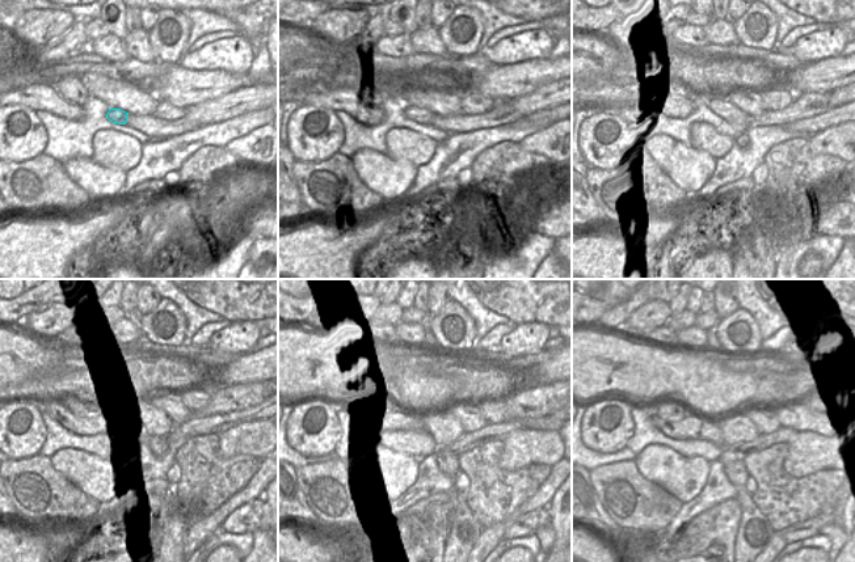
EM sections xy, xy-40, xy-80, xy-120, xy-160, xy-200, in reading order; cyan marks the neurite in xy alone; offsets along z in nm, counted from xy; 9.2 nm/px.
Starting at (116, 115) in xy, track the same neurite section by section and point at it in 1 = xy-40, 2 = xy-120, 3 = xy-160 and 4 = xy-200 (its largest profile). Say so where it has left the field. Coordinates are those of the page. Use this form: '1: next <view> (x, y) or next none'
1: next xy-40 (421, 115)
2: next xy-120 (154, 423)
3: next xy-160 (442, 425)
4: next xy-200 (737, 427)

